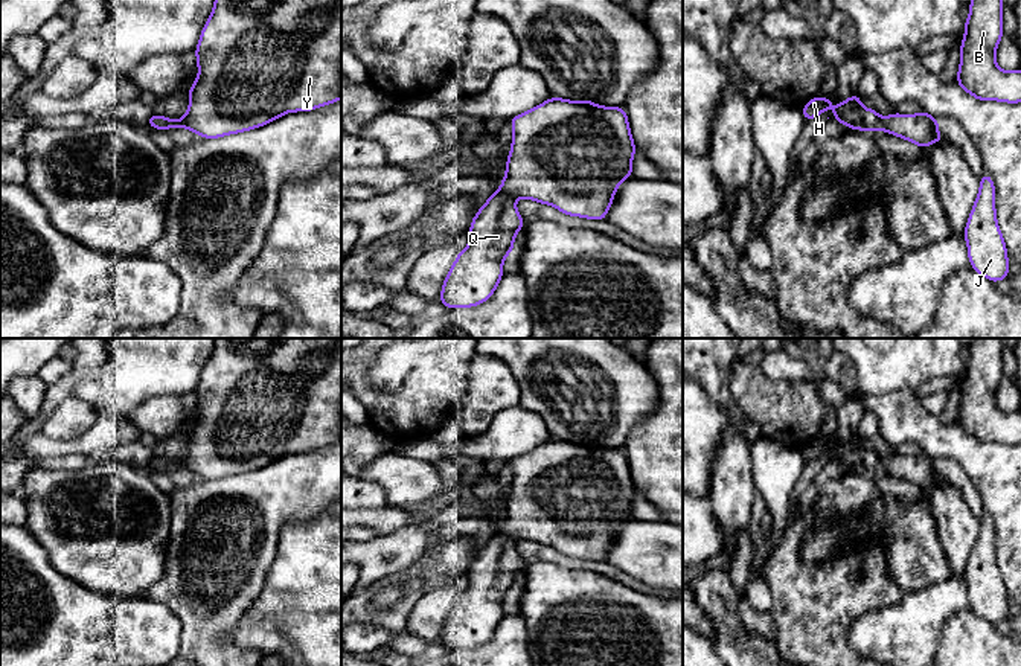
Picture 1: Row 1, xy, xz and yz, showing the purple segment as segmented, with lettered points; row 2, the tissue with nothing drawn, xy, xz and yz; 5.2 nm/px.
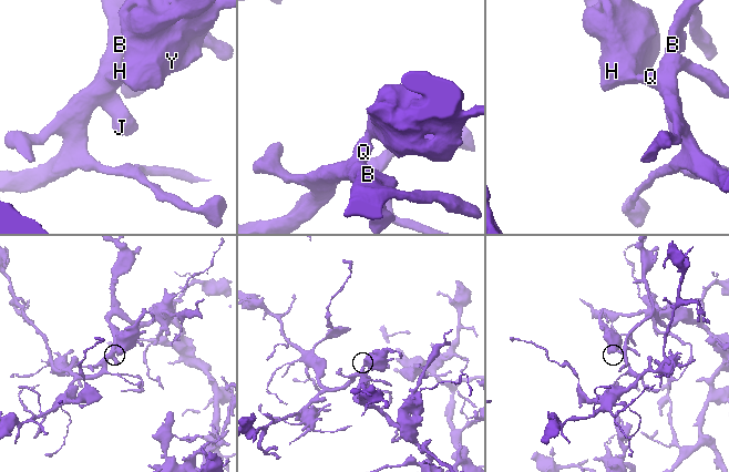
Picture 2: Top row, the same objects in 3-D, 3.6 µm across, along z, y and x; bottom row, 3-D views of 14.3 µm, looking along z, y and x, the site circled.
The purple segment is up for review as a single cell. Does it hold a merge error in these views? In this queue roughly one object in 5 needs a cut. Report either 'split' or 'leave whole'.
leave whole

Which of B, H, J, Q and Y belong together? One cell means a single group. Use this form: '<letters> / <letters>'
B H J Q Y

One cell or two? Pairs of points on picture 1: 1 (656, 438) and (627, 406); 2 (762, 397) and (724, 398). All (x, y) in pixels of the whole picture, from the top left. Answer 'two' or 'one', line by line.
1: two
2: two

